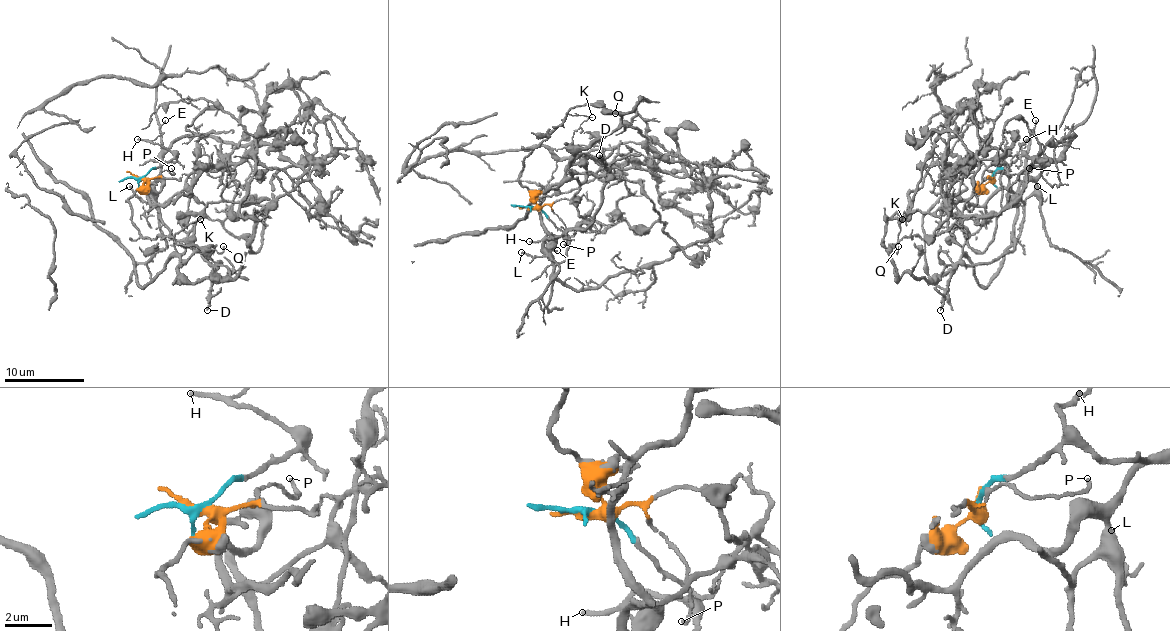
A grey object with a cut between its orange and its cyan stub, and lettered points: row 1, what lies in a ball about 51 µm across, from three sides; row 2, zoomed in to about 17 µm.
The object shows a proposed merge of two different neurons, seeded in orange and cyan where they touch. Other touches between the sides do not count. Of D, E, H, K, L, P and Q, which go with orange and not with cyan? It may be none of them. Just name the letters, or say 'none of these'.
K, P, Q

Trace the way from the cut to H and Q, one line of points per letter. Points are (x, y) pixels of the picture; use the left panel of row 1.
H: (139, 179), (174, 155), (157, 144), (137, 140)
Q: (139, 179), (143, 183), (127, 201), (131, 221), (143, 237), (170, 237), (218, 253), (222, 247)

